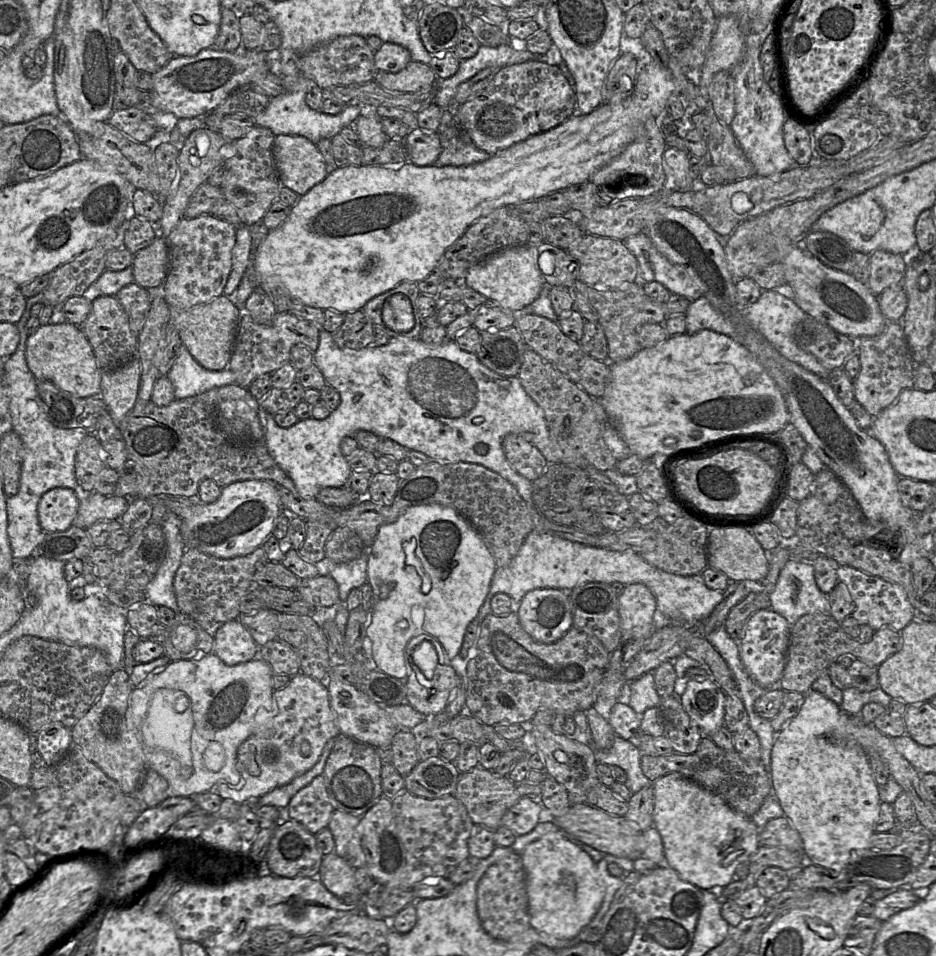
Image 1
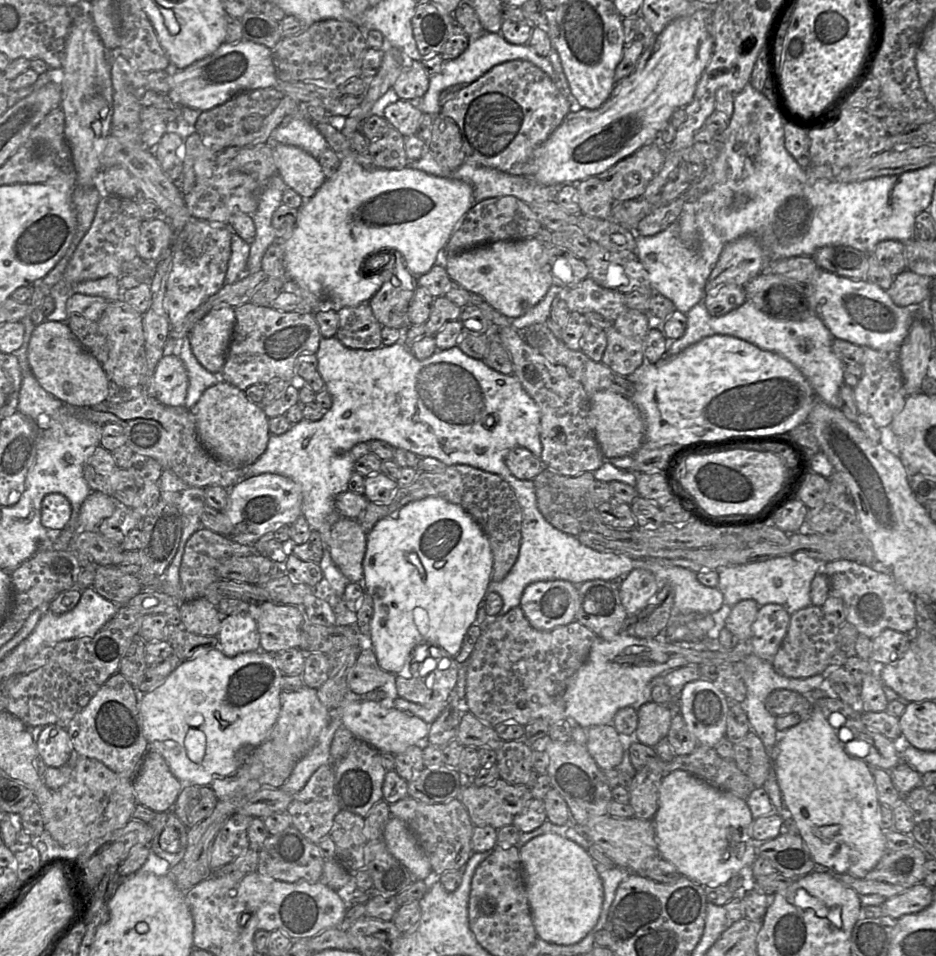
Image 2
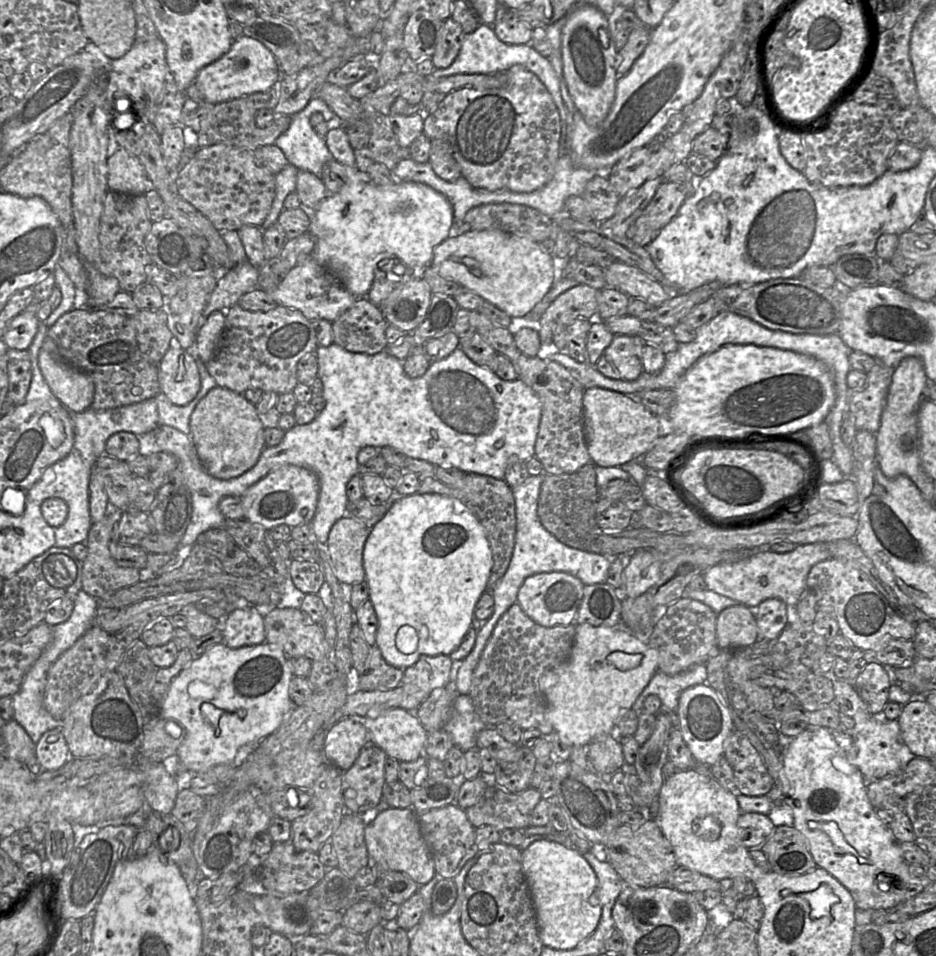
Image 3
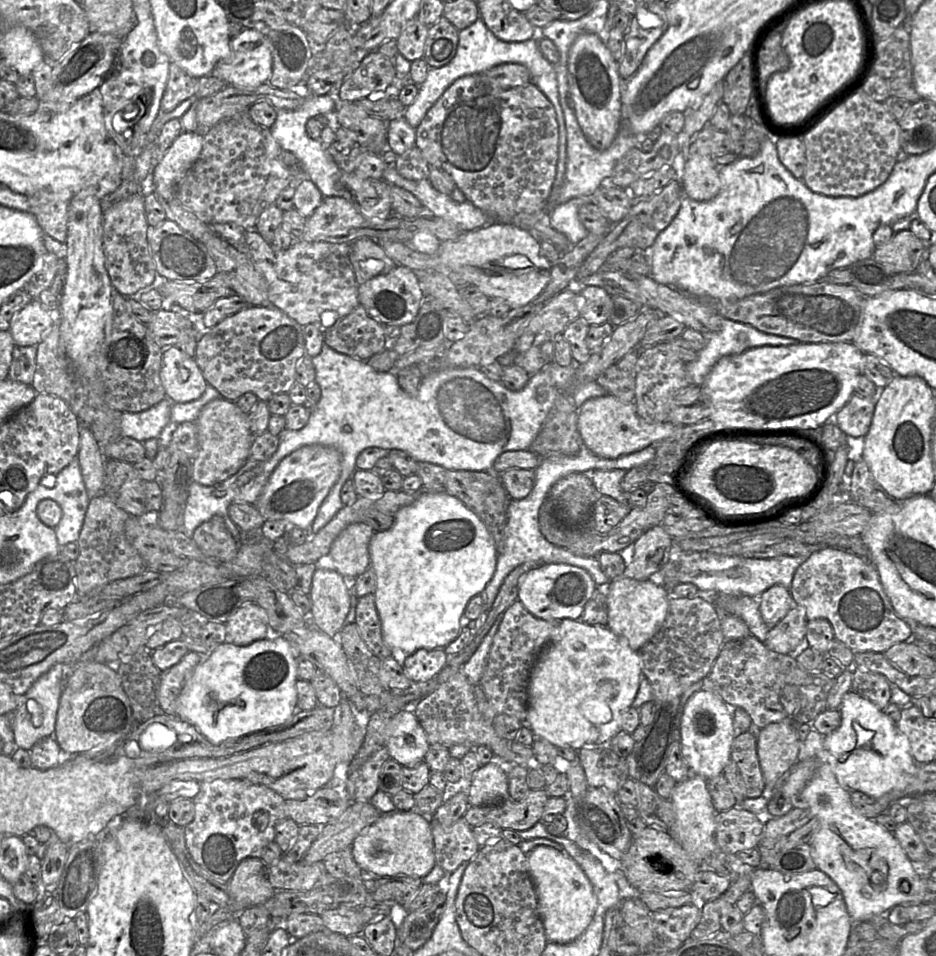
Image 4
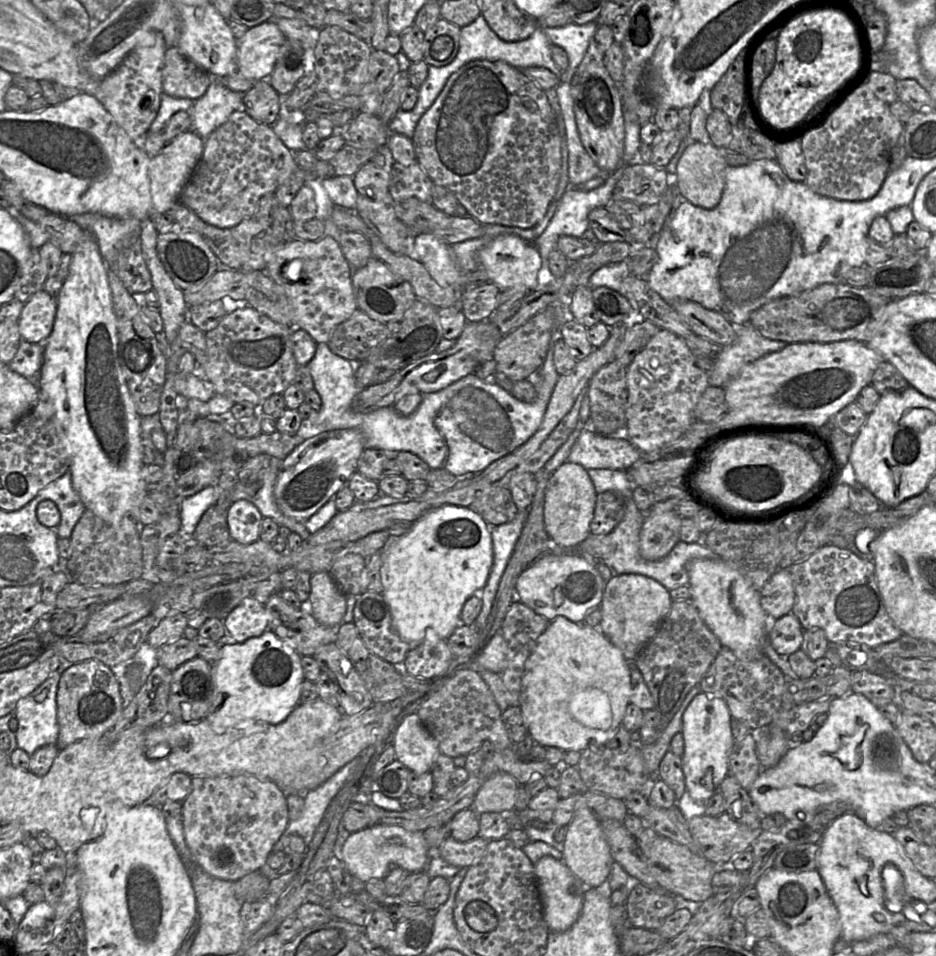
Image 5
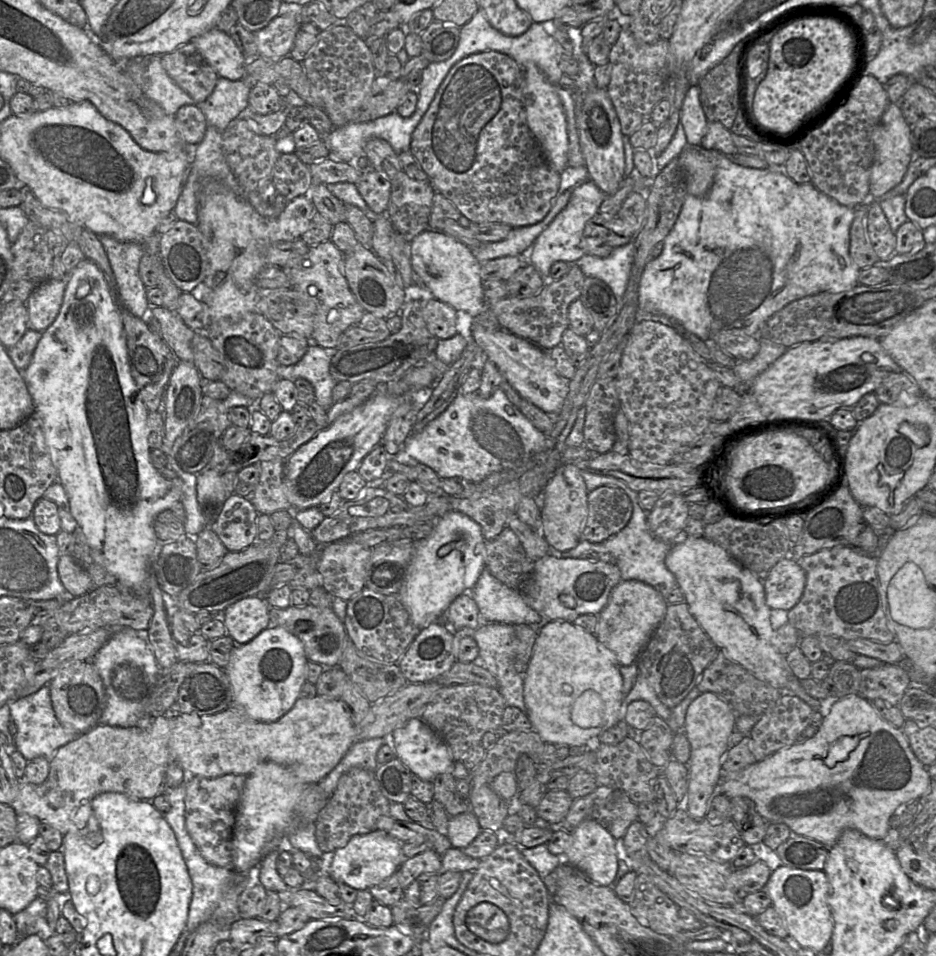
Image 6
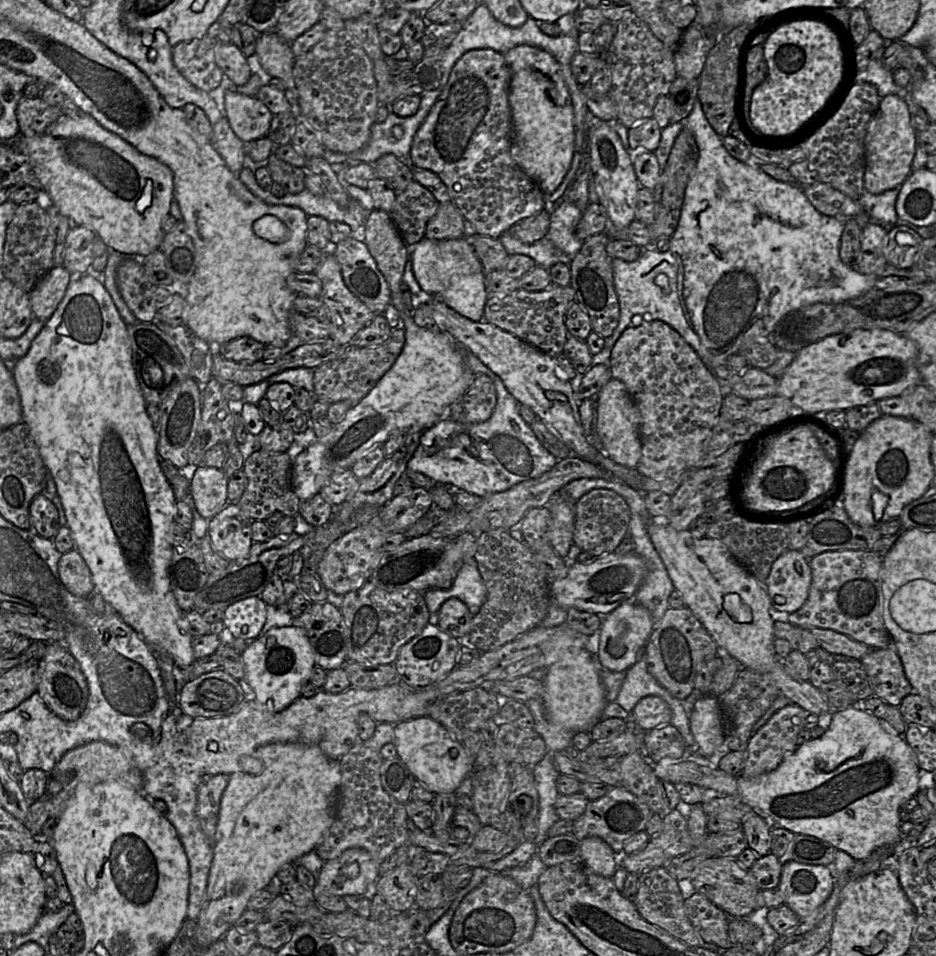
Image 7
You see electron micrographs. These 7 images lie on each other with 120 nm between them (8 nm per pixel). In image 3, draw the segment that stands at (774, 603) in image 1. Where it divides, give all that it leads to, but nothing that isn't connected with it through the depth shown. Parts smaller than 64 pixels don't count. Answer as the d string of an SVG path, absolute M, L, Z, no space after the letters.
M826 542L797 545L786 553L776 553L769 550L759 550L753 556L724 561L709 567L703 573L706 589L731 598L749 608L756 608L762 601L769 598L779 598L788 607L796 606L800 598L806 593L807 577L811 568L818 562L831 558Z

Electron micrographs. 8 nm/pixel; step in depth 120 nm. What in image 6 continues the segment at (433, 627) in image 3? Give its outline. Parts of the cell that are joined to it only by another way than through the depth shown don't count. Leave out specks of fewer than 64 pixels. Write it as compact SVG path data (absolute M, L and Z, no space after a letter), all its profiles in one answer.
M451 511L435 521L434 530L428 537L413 541L414 553L397 597L408 611L412 623L423 630L435 623L456 597L475 586L485 568L485 539L474 520L460 512Z

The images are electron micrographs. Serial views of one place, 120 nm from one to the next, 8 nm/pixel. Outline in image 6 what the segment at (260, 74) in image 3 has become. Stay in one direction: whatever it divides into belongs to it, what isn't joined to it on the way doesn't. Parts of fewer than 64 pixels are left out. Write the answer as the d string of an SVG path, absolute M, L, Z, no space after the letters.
M278 15L265 28L255 32L257 57L277 61L289 56L301 23L301 15Z

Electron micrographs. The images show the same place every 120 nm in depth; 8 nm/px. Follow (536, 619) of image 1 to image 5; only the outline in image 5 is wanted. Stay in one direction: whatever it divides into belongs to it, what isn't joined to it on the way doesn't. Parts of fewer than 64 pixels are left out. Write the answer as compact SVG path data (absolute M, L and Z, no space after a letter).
M545 553L527 566L515 583L519 601L536 614L552 621L563 616L575 623L583 623L586 614L600 606L605 581L586 558L580 555L555 555Z

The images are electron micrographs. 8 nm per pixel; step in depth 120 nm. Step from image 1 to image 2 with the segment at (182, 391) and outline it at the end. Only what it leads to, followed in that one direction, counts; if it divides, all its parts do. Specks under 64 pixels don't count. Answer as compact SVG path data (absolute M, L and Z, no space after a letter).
M189 335L179 342L178 357L183 362L188 374L188 389L184 405L191 409L203 392L222 381L220 374L206 370L195 358L191 350Z

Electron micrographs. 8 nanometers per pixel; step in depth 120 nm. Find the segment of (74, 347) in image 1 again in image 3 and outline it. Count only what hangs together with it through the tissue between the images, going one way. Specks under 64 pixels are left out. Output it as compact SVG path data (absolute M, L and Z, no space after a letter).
M48 336L40 347L38 365L52 394L69 411L81 412L90 408L94 397L92 378L63 361Z

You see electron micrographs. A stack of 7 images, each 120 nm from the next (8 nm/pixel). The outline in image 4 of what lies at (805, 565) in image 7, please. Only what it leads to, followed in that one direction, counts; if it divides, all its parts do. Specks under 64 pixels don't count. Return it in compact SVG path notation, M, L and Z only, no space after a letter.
M773 585L759 596L758 605L763 621L772 628L795 604L790 589Z

